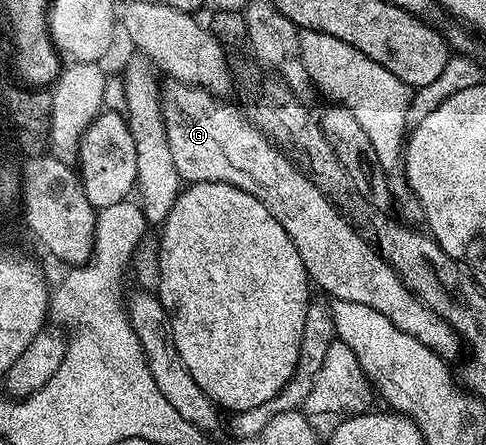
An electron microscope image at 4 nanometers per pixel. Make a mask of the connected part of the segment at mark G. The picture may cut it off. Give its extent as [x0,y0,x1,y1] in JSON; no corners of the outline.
[160,80,463,360]

